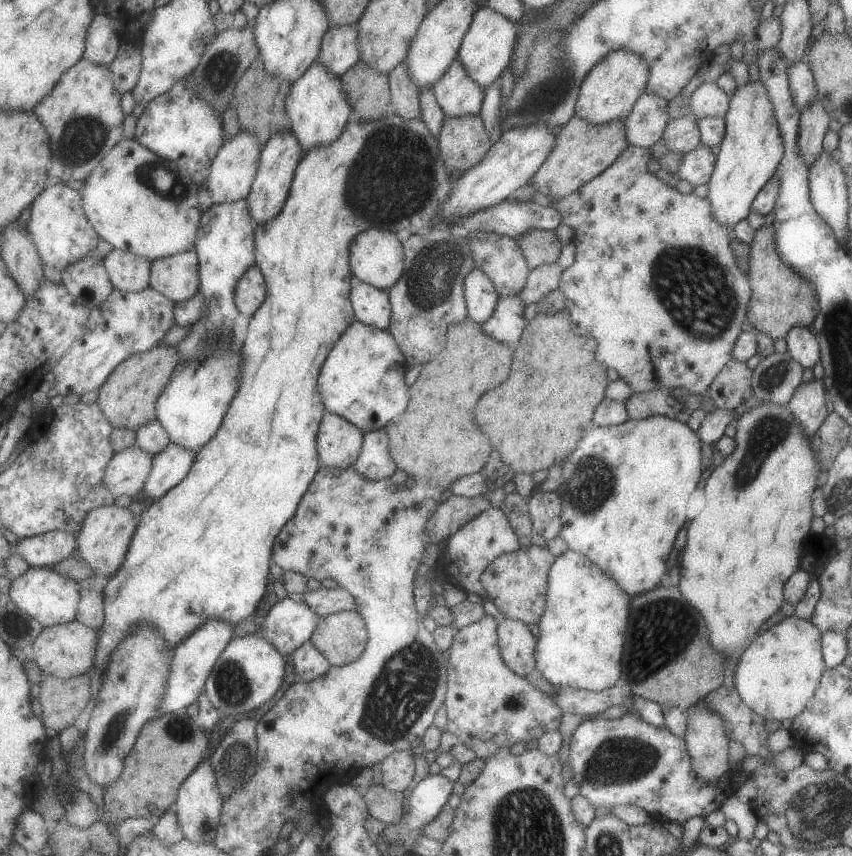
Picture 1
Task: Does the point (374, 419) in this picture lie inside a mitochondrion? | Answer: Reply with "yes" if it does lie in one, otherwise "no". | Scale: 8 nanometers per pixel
no

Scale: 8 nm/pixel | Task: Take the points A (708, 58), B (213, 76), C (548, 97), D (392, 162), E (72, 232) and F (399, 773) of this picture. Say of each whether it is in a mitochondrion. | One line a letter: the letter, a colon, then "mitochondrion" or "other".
A: other
B: mitochondrion
C: mitochondrion
D: mitochondrion
E: other
F: other

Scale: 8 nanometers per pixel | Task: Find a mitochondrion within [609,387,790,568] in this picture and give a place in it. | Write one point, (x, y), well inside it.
(768, 432)

